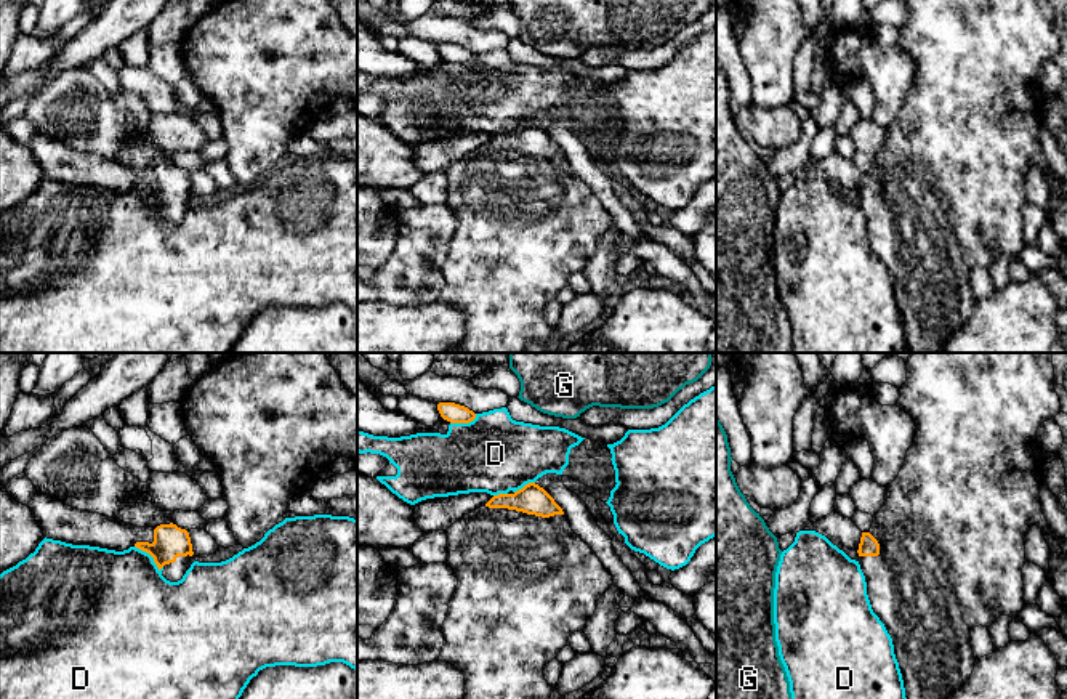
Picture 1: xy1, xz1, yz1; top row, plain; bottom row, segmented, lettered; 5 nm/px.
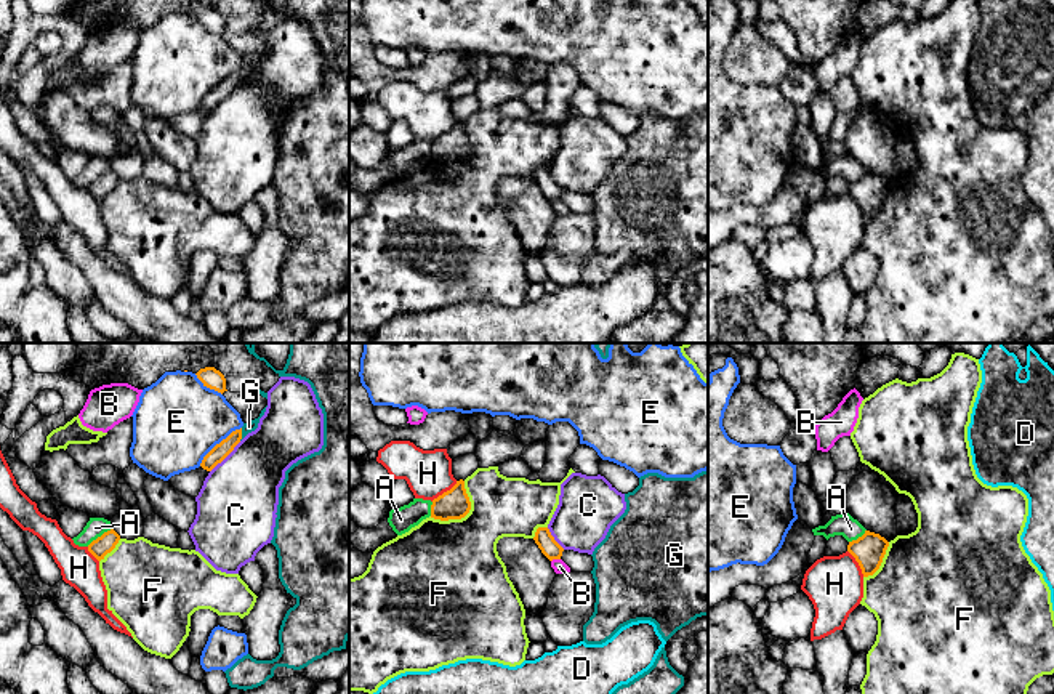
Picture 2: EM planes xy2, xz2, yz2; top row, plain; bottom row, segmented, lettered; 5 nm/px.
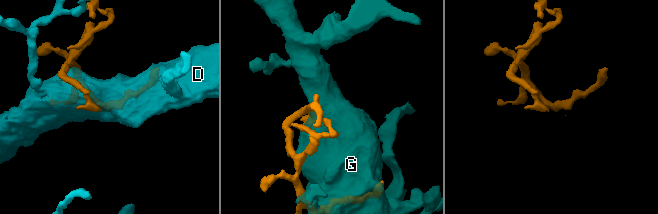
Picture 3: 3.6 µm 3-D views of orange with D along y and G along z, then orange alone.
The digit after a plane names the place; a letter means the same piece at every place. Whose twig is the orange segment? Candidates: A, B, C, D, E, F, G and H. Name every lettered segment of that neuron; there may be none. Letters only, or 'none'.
none

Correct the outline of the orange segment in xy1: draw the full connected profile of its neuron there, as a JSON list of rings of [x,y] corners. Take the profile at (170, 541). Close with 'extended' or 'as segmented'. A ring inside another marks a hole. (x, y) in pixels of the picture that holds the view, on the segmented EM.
[[[152,502],[123,507],[114,518],[138,527],[152,527],[154,542],[136,542],[135,547],[154,558],[162,576],[170,582],[183,579],[195,561],[189,532],[170,521],[170,513],[157,508]]]; extended

